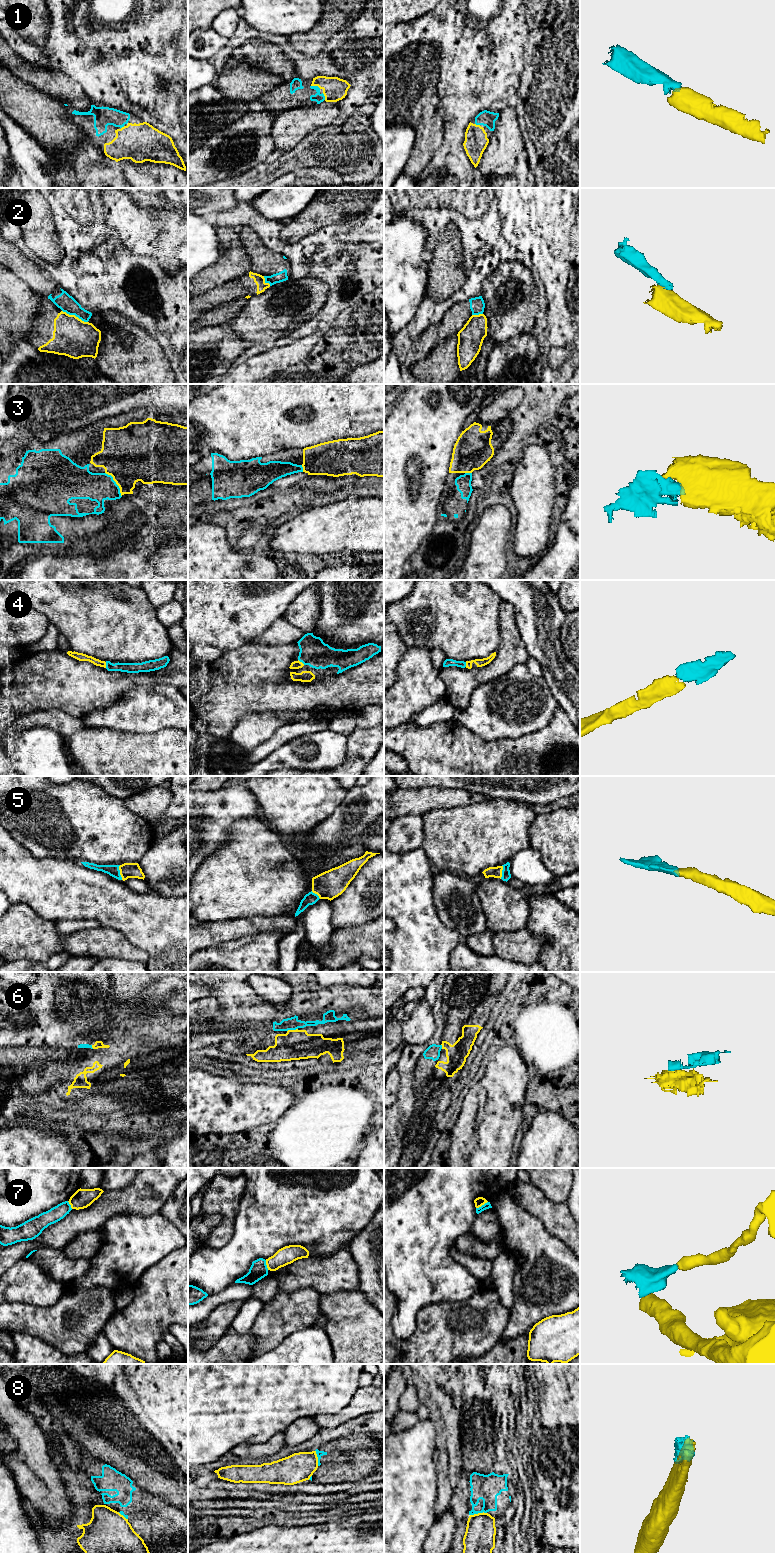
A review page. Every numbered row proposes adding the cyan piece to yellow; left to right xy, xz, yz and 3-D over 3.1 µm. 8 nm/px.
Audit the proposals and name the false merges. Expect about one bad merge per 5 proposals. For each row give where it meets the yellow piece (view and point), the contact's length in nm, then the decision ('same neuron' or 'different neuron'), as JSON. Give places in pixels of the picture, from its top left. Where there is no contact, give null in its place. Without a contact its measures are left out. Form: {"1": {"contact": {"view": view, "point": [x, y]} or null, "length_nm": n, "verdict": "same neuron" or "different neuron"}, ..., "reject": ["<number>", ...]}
{"1": {"contact": {"view": "xz", "point": [316, 85]}, "length_nm": 80, "verdict": "same neuron"}, "2": {"contact": {"view": "xy", "point": [74, 315]}, "length_nm": 220, "verdict": "different neuron"}, "3": {"contact": {"view": "xy", "point": [116, 483]}, "length_nm": 240, "verdict": "same neuron"}, "4": {"contact": {"view": "xz", "point": [301, 662]}, "length_nm": 70, "verdict": "same neuron"}, "5": {"contact": {"view": "xy", "point": [120, 872]}, "length_nm": 120, "verdict": "same neuron"}, "6": {"contact": {"view": "xz", "point": [292, 1030]}, "length_nm": 90, "verdict": "different neuron"}, "7": {"contact": {"view": "yz", "point": [481, 1205]}, "length_nm": 110, "verdict": "different neuron"}, "8": {"contact": {"view": "yz", "point": [478, 1513]}, "length_nm": 140, "verdict": "different neuron"}, "reject": ["2", "6", "7", "8"]}

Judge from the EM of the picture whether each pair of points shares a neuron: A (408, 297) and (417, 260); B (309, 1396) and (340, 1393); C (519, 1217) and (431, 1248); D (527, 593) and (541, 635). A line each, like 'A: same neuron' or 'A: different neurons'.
A: same neuron
B: same neuron
C: different neurons
D: same neuron

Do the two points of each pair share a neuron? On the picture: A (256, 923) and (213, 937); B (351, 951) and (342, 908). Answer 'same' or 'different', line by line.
A: same
B: different

